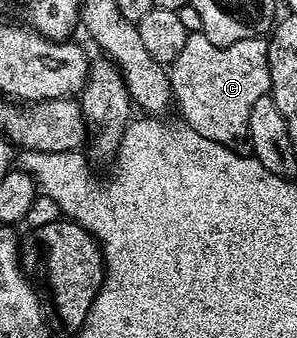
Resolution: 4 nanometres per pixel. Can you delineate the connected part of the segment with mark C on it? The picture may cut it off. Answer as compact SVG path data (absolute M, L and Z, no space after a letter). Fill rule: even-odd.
M203 32L191 33L179 59L168 66L169 87L175 109L181 112L180 120L189 128L199 131L207 139L217 141L229 149L237 149L248 138L251 106L270 92L269 88L269 43L265 37L243 39L230 45L213 45Z

